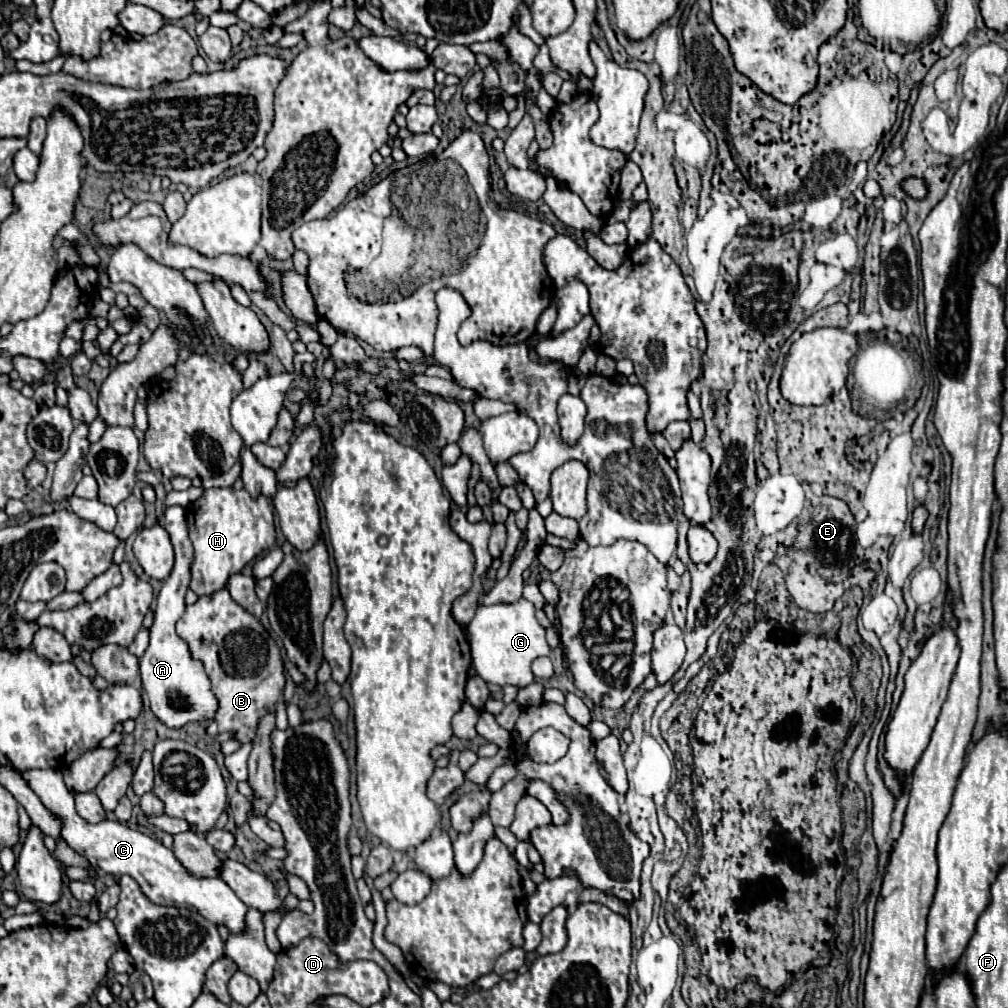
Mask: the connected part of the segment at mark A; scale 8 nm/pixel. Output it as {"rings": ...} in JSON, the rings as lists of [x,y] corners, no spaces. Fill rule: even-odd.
{"rings":[[[180,506],[166,508],[164,514],[164,528],[170,534],[174,552],[176,552],[176,564],[170,576],[162,582],[162,590],[156,600],[156,612],[154,612],[154,624],[150,628],[150,646],[146,648],[144,656],[140,658],[140,674],[142,674],[142,686],[144,694],[148,698],[150,710],[156,714],[160,722],[164,722],[168,728],[182,728],[188,722],[206,724],[214,720],[214,714],[218,710],[218,700],[212,692],[210,678],[204,672],[202,662],[192,658],[190,648],[186,642],[174,632],[174,624],[184,614],[184,594],[188,590],[190,582],[190,562],[192,562],[192,542],[188,538],[186,528],[186,514]]]}

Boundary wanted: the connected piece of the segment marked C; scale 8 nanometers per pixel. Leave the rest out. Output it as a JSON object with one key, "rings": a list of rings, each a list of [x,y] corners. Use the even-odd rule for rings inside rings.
{"rings":[[[44,768],[44,770],[18,770],[26,782],[30,782],[30,788],[38,794],[46,810],[54,818],[62,822],[60,828],[60,838],[78,854],[82,854],[94,868],[100,868],[108,874],[114,876],[124,876],[130,874],[142,888],[142,892],[154,902],[162,906],[176,906],[176,908],[188,908],[196,910],[202,914],[206,920],[214,924],[226,924],[230,932],[240,932],[244,930],[244,914],[248,906],[222,882],[220,878],[194,878],[190,876],[182,864],[176,860],[174,852],[156,842],[154,838],[128,828],[126,824],[120,822],[110,822],[102,820],[98,824],[90,824],[84,818],[78,816],[74,810],[74,798],[72,792],[66,788],[62,772],[54,768]]]}

